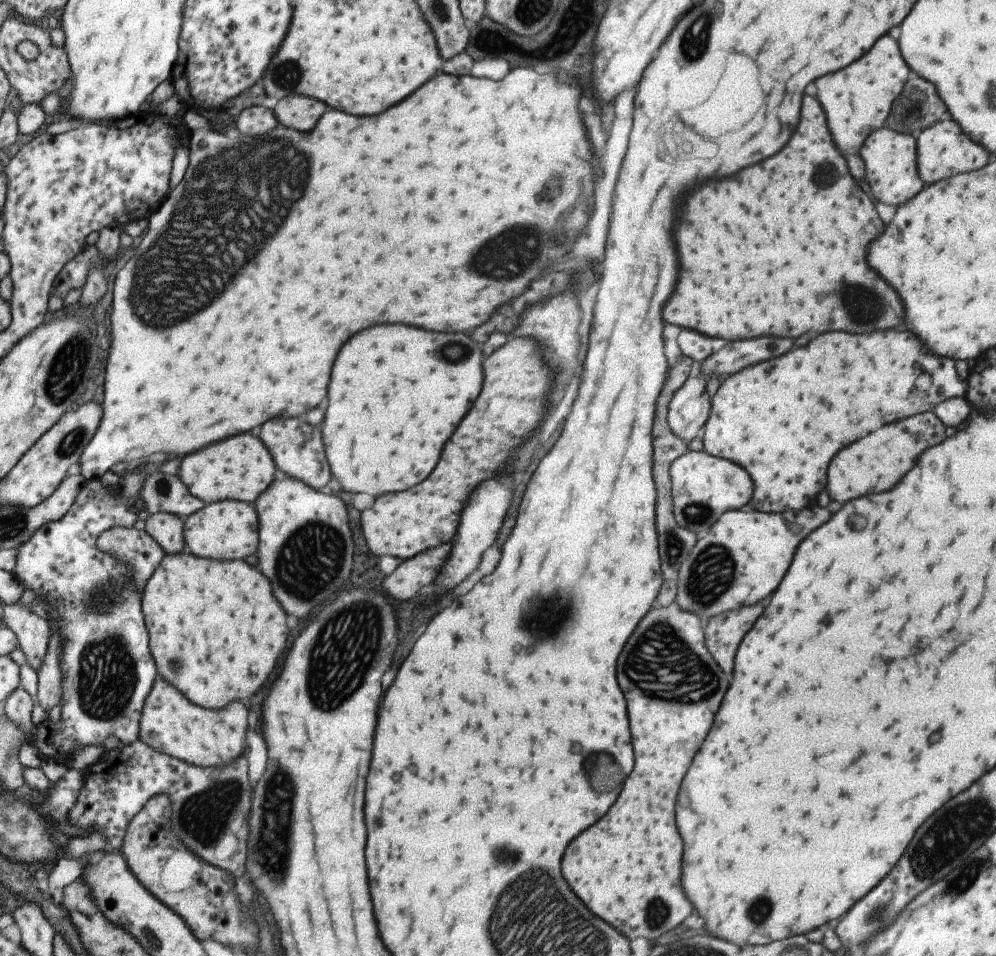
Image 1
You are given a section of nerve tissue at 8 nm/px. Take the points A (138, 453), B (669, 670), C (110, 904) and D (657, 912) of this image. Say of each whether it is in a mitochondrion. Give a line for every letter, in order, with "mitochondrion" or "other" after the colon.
A: other
B: mitochondrion
C: other
D: mitochondrion

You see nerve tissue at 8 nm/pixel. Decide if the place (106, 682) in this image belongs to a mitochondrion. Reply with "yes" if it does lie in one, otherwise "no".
yes

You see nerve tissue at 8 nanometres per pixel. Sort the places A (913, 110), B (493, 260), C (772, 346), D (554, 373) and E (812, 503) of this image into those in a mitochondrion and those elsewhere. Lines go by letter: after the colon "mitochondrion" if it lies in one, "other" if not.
A: other
B: mitochondrion
C: other
D: other
E: other

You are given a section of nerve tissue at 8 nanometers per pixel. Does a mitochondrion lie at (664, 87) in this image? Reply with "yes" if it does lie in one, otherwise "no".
no

